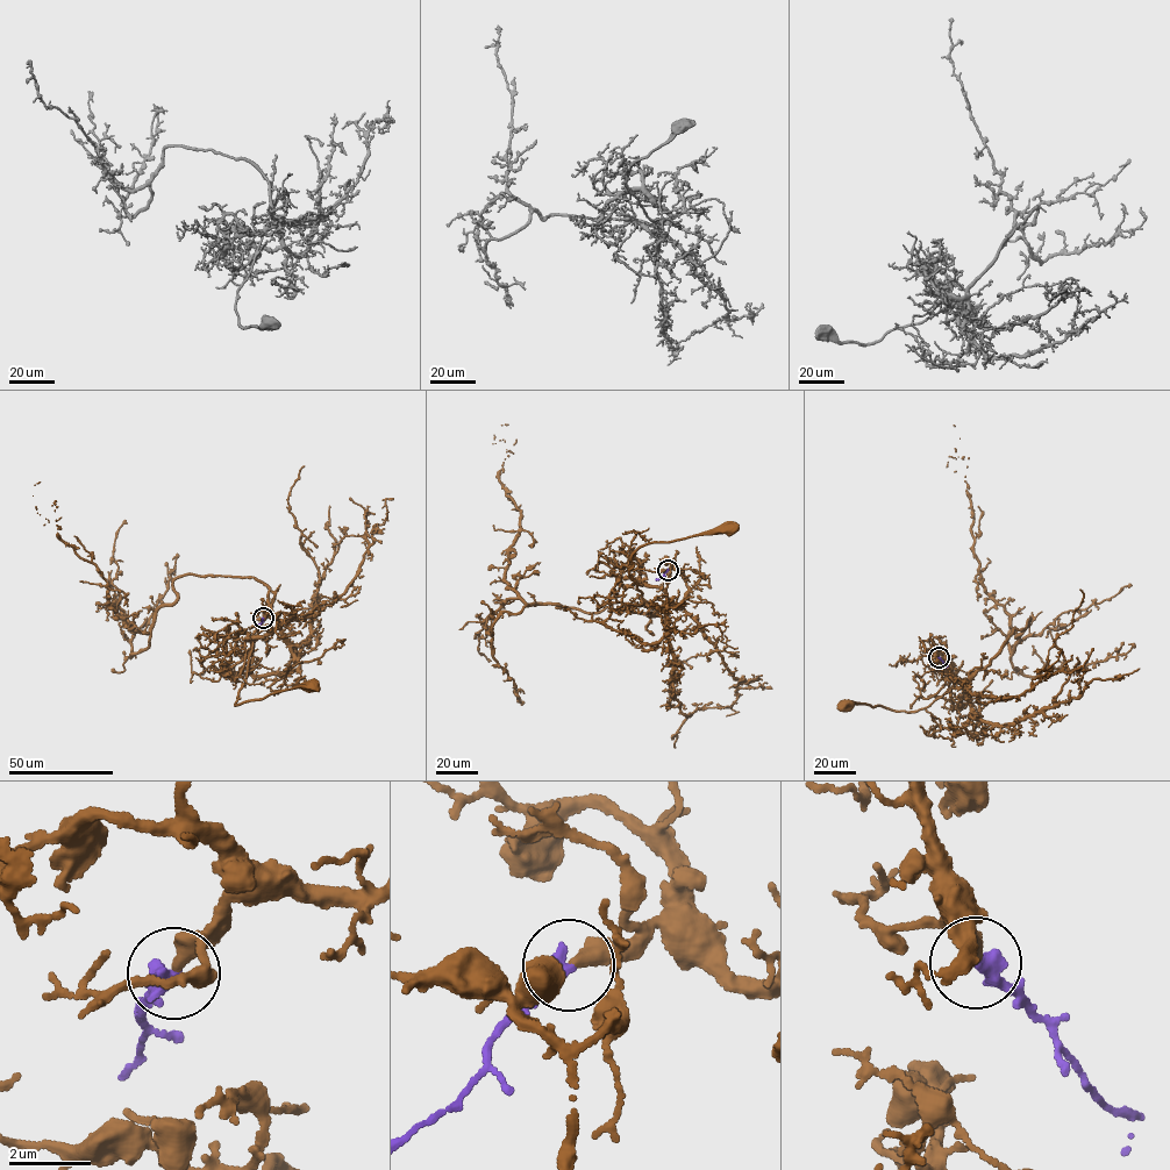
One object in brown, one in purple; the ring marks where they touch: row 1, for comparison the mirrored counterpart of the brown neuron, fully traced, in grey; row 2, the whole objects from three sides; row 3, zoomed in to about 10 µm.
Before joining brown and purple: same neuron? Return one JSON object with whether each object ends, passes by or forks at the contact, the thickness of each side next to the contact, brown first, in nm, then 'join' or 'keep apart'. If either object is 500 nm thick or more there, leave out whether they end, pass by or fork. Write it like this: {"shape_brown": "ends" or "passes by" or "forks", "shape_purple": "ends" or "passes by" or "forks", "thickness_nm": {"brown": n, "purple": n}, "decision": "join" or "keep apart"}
{"shape_brown": "ends", "shape_purple": "ends", "thickness_nm": {"brown": 360, "purple": 440}, "decision": "join"}

